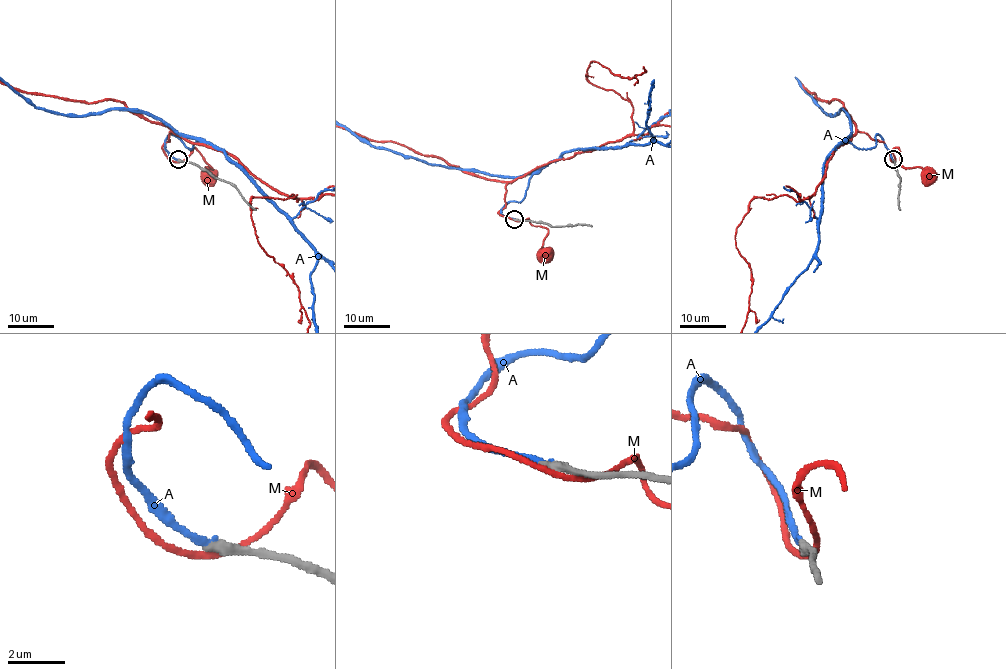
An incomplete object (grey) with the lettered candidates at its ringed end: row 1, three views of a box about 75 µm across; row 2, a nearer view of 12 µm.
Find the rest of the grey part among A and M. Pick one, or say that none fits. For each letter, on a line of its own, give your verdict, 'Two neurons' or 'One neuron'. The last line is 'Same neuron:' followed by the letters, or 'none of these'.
A: One neuron
M: Two neurons
Same neuron: A

